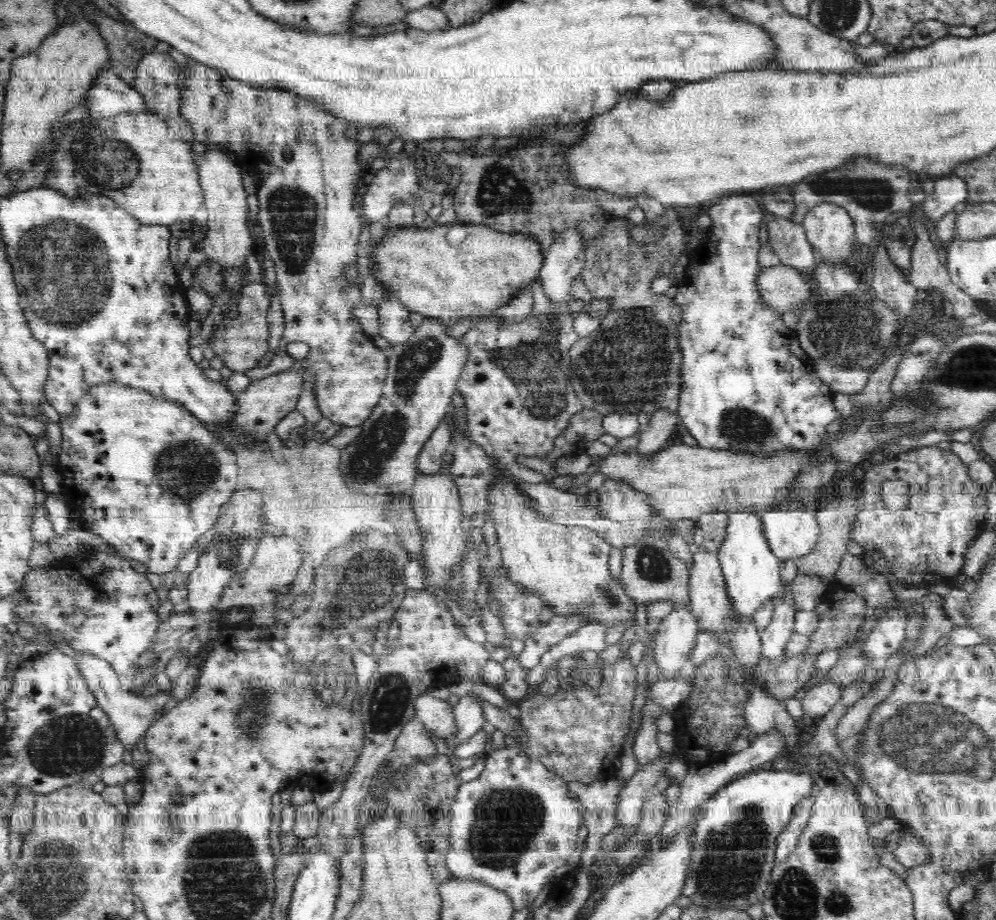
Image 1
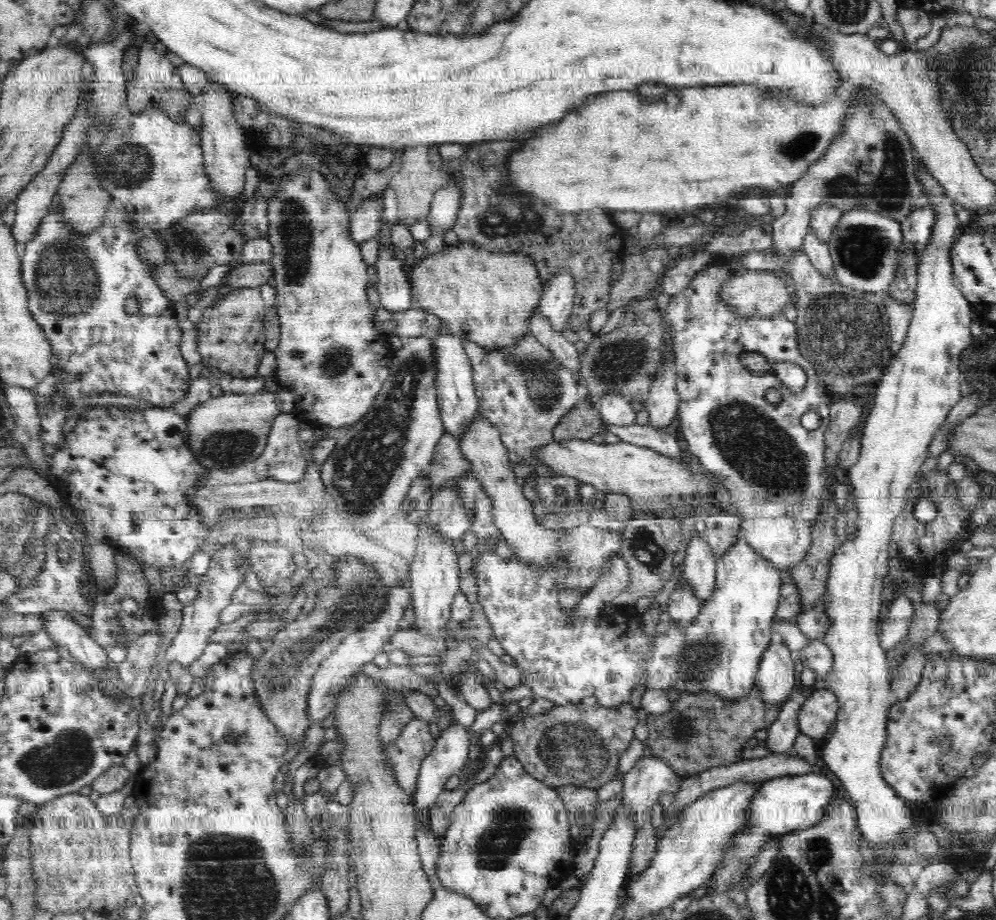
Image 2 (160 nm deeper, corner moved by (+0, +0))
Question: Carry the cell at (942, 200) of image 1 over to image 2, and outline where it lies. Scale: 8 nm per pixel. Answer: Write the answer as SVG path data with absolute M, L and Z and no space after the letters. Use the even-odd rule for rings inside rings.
M927 205L912 211L905 219L899 220L903 242L911 247L916 244L926 245L933 235L937 216L936 207Z

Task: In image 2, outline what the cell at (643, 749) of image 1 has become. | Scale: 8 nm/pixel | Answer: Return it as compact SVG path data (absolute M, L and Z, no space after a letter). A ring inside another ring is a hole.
M645 753L622 776L622 803L635 814L631 816L631 824L636 830L646 824L650 807L658 802L660 794L674 794L679 789L684 777L677 776L673 770L658 757L646 757Z

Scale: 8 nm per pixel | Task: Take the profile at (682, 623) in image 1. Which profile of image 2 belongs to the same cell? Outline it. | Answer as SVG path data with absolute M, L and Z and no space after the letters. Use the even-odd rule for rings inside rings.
M688 583L676 586L674 592L669 596L668 613L670 621L676 627L685 627L694 621L694 618L700 613L702 603L694 593Z

